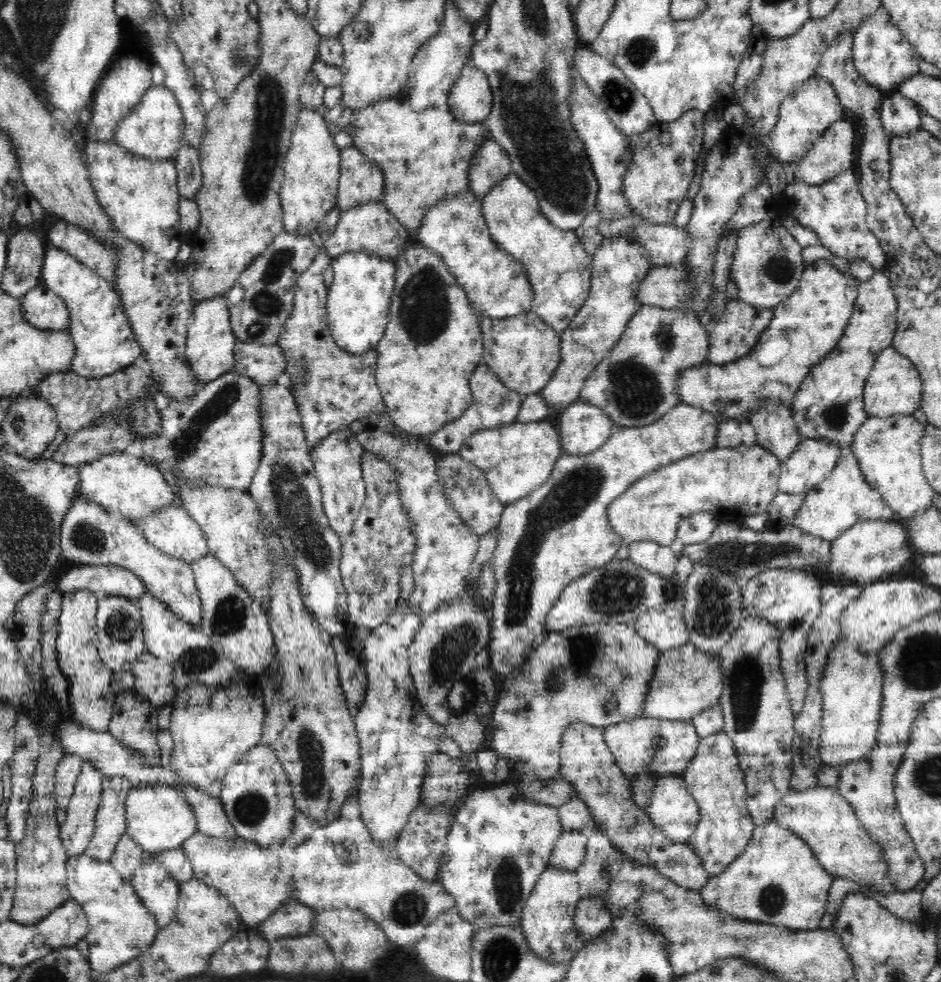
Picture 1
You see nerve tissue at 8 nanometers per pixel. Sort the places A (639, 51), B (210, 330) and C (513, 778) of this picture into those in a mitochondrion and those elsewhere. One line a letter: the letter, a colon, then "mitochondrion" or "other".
A: mitochondrion
B: other
C: other

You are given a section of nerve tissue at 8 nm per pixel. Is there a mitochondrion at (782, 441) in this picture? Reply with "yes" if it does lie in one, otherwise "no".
no

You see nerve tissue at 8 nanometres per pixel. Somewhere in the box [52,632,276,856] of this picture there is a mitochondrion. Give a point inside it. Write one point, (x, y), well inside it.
(249, 809)

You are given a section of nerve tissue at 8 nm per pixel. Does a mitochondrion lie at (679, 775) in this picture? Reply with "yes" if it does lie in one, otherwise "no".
no

